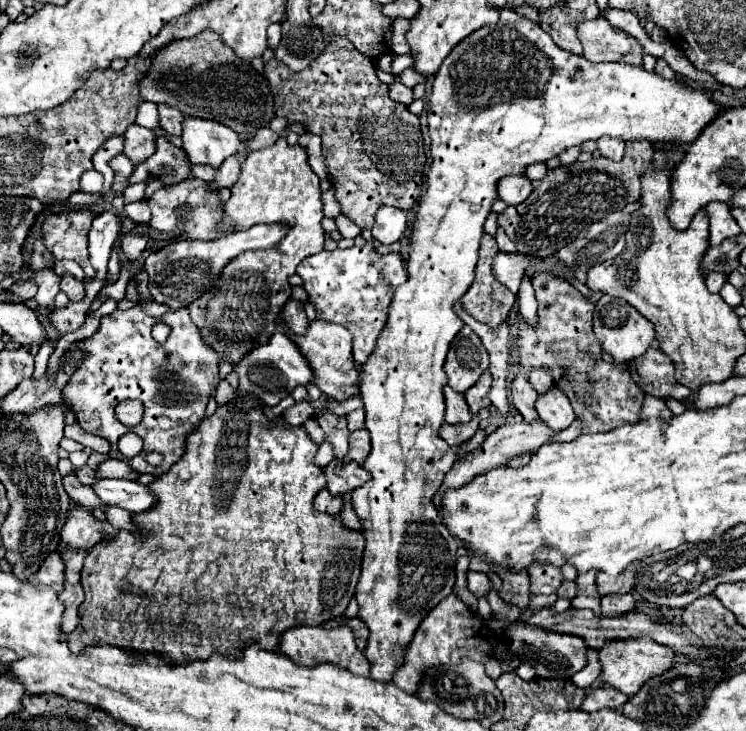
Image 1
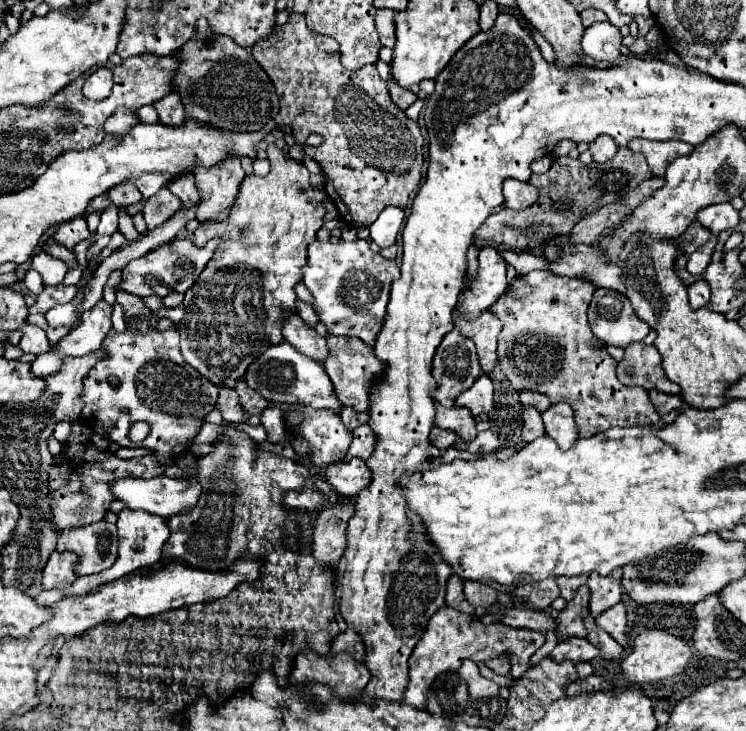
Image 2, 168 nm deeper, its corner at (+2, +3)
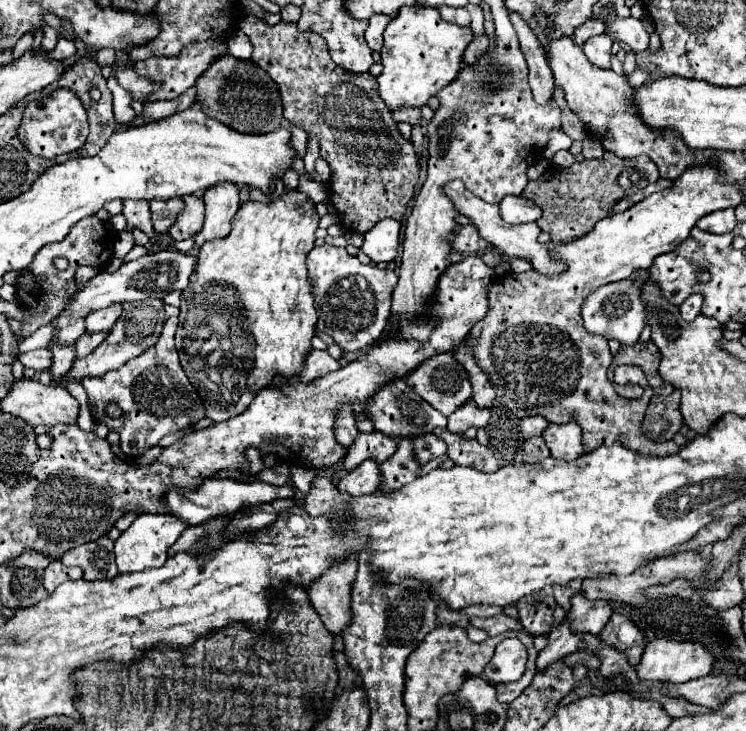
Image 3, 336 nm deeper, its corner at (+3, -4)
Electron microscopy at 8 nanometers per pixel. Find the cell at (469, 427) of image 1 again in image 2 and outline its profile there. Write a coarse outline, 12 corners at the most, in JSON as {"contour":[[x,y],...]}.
{"contour":[[434,427],[430,443],[438,449],[448,449],[458,435]]}

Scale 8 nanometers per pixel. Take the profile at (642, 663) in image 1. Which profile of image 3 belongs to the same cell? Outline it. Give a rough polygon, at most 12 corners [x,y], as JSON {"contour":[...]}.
{"contour":[[657,638],[635,666],[639,680],[707,676],[713,654],[695,642]]}

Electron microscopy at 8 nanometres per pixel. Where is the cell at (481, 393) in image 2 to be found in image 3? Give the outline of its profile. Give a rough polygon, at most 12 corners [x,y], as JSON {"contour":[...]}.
{"contour":[[469,400],[449,416],[451,432],[483,428],[491,416]]}

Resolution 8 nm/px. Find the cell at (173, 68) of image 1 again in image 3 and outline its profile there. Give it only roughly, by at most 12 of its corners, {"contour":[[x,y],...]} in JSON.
{"contour":[[225,52],[197,78],[201,110],[243,134],[287,126],[277,84]]}

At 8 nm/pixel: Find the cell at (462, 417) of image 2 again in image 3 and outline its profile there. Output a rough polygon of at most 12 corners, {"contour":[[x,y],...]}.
{"contour":[[447,428],[433,434],[447,442],[455,464],[483,472],[499,468],[495,454],[477,440]]}

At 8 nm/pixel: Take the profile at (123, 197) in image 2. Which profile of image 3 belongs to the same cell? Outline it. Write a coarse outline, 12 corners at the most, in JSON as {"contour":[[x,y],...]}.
{"contour":[[123,202],[123,216],[129,228],[149,232],[157,238],[151,228],[149,202]]}

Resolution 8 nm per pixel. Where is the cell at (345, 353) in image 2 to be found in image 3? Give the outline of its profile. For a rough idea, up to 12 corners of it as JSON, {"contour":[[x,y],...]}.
{"contour":[[393,378],[365,402],[375,430],[421,436],[447,418]]}

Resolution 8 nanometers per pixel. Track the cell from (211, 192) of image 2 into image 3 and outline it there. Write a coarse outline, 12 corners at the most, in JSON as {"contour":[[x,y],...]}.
{"contour":[[239,186],[205,190],[205,224],[195,246],[223,238],[239,210]]}

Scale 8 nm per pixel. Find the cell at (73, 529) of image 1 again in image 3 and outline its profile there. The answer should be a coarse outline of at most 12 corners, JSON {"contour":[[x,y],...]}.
{"contour":[[107,536],[67,550],[59,560],[83,568],[85,580],[117,574]]}

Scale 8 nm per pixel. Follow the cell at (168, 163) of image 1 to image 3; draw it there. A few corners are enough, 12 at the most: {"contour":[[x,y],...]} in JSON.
{"contour":[[183,196],[185,208],[169,228],[173,240],[191,238],[203,226],[203,200]]}

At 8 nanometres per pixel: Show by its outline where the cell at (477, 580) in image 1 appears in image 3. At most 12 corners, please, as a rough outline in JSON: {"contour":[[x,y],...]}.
{"contour":[[467,606],[465,612],[471,616],[495,616],[501,614],[499,606]]}

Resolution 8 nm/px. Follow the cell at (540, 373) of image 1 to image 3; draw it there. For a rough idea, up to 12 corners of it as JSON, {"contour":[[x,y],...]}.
{"contour":[[543,416],[521,420],[523,438],[539,436],[549,422]]}

